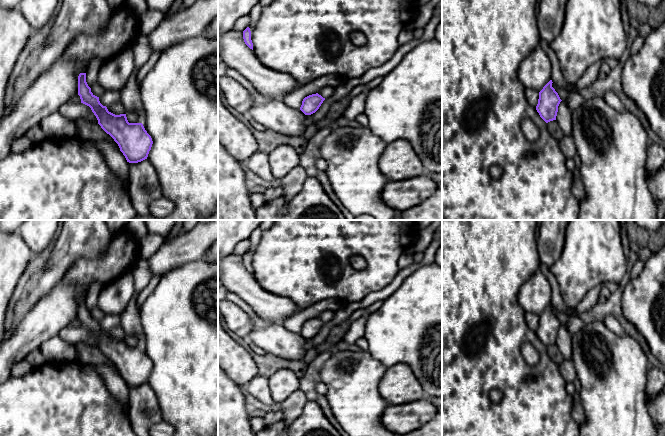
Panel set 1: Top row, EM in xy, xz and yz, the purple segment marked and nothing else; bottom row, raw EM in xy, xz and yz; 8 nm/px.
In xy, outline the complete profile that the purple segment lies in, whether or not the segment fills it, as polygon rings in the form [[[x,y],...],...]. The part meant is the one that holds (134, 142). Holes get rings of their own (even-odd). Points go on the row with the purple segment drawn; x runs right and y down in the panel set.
[[[86,73],[78,76],[78,95],[81,103],[89,106],[101,128],[118,144],[127,162],[138,163],[147,159],[153,141],[142,123],[129,123],[126,114],[115,115],[103,106],[91,92]]]

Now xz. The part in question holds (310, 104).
[[[318,93],[309,95],[303,99],[300,110],[305,115],[311,115],[319,109],[324,100]]]

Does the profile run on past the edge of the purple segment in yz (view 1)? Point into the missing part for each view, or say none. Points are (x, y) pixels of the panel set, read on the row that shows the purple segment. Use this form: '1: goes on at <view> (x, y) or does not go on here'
1: does not go on here

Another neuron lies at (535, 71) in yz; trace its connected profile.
[[[537,46],[520,64],[518,75],[525,88],[539,92],[551,80],[552,64],[540,46]]]

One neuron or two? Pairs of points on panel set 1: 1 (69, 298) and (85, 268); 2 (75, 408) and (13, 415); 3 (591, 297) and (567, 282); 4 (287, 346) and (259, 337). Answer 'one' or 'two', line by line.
1: one
2: one
3: two
4: one

